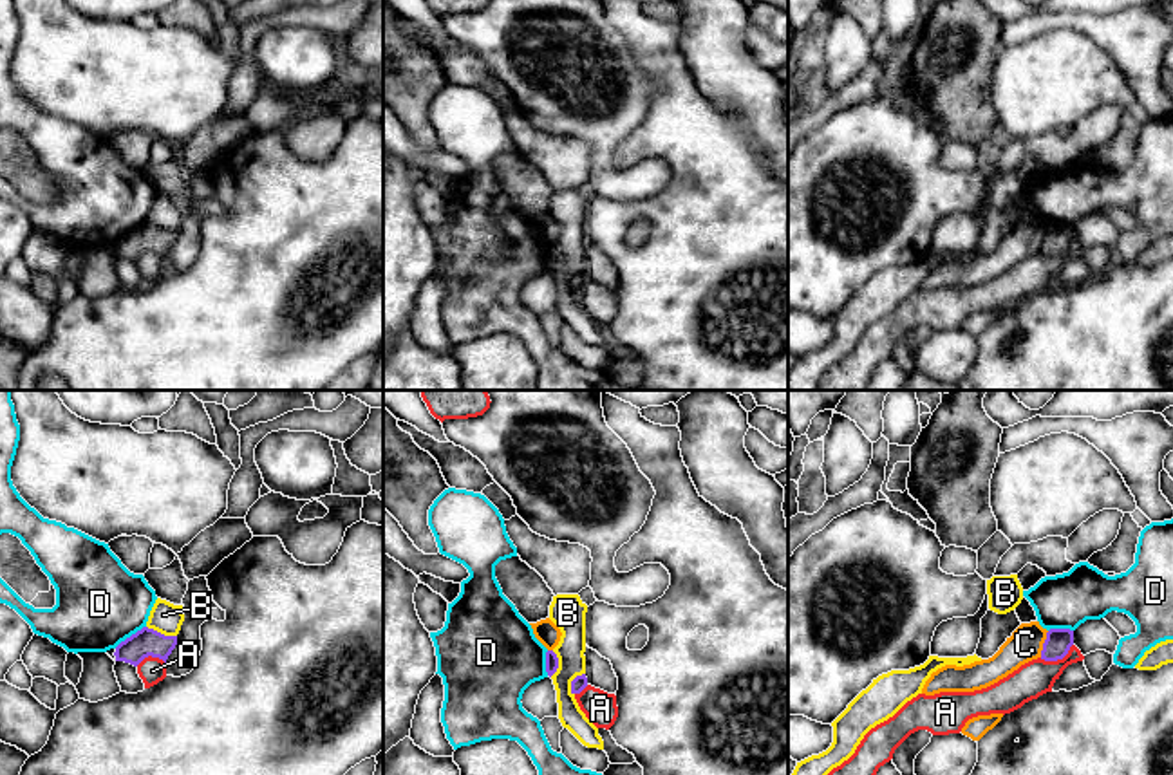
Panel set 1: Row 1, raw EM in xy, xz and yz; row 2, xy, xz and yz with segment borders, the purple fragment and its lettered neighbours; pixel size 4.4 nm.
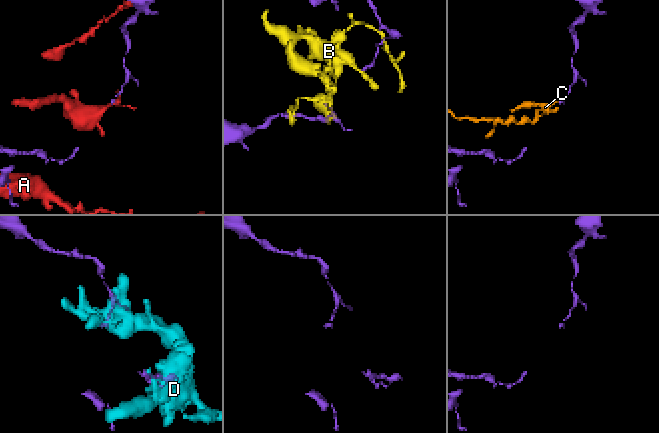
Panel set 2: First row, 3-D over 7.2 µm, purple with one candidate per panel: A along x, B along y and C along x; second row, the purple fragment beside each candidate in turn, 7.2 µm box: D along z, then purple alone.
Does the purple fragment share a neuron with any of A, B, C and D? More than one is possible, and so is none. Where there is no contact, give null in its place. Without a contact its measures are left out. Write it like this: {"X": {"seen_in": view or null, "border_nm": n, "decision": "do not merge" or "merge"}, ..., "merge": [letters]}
{"A": {"seen_in": "yz", "border_nm": 170, "decision": "do not merge"}, "B": {"seen_in": "xy", "border_nm": 140, "decision": "do not merge"}, "C": {"seen_in": "yz", "border_nm": 130, "decision": "do not merge"}, "D": {"seen_in": "xy", "border_nm": 170, "decision": "do not merge"}, "merge": []}

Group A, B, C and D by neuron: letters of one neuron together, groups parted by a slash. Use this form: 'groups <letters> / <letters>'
groups A / B / C / D

